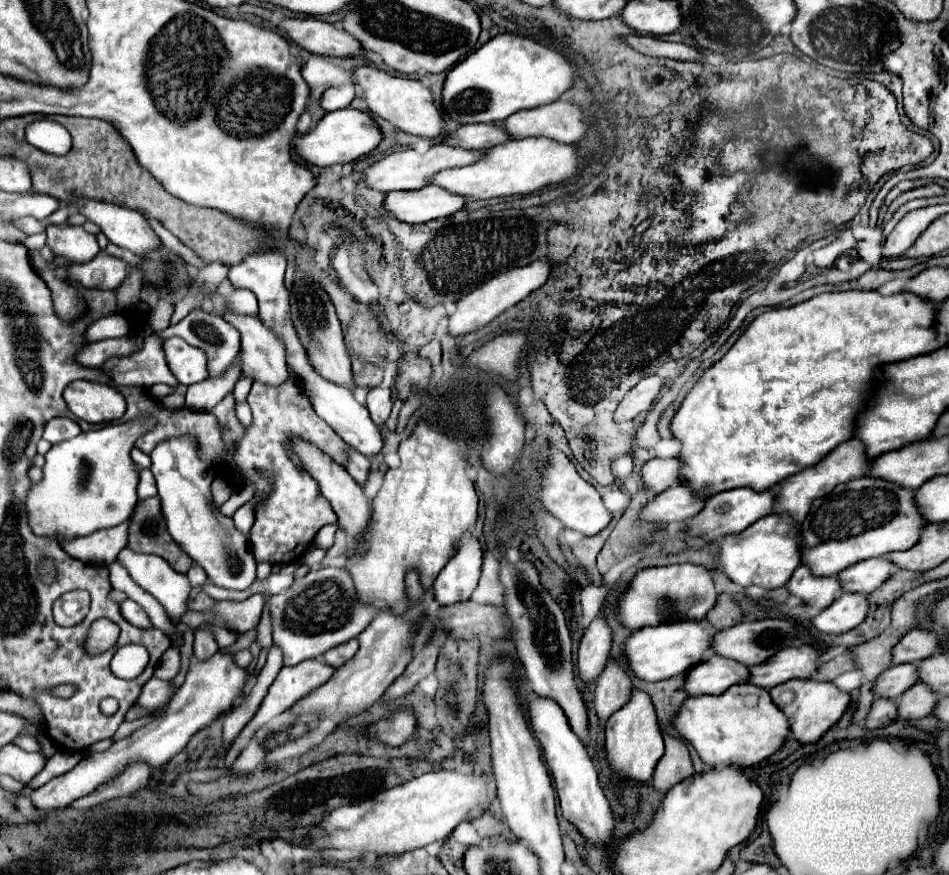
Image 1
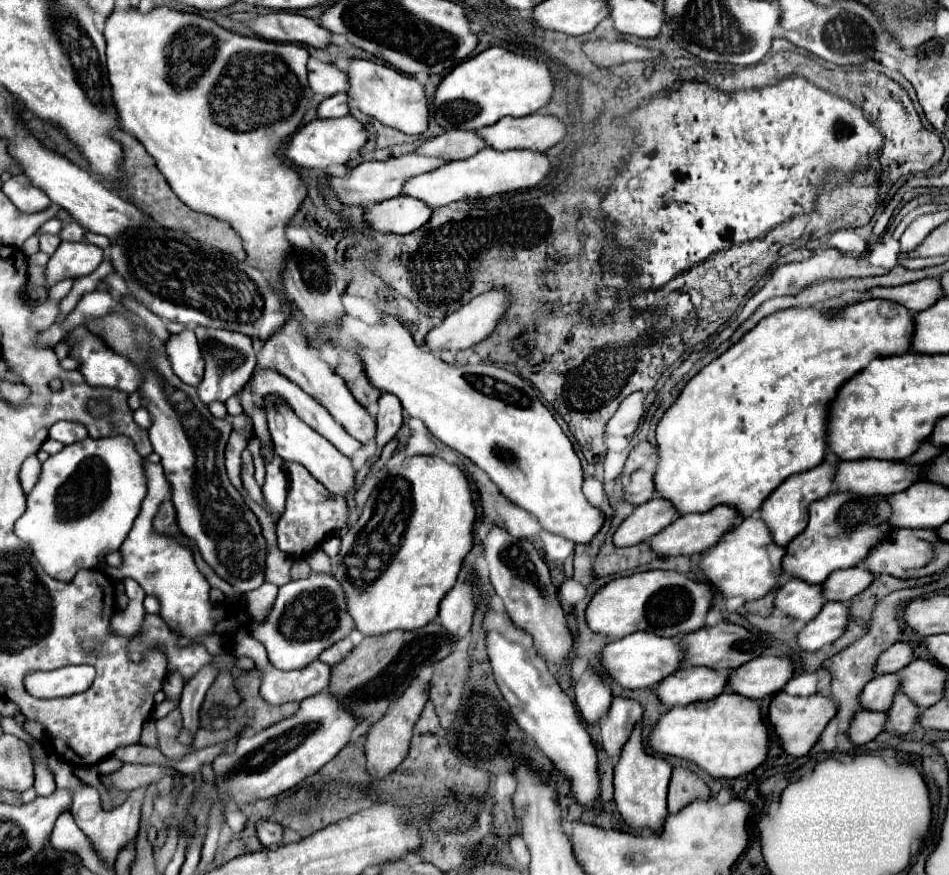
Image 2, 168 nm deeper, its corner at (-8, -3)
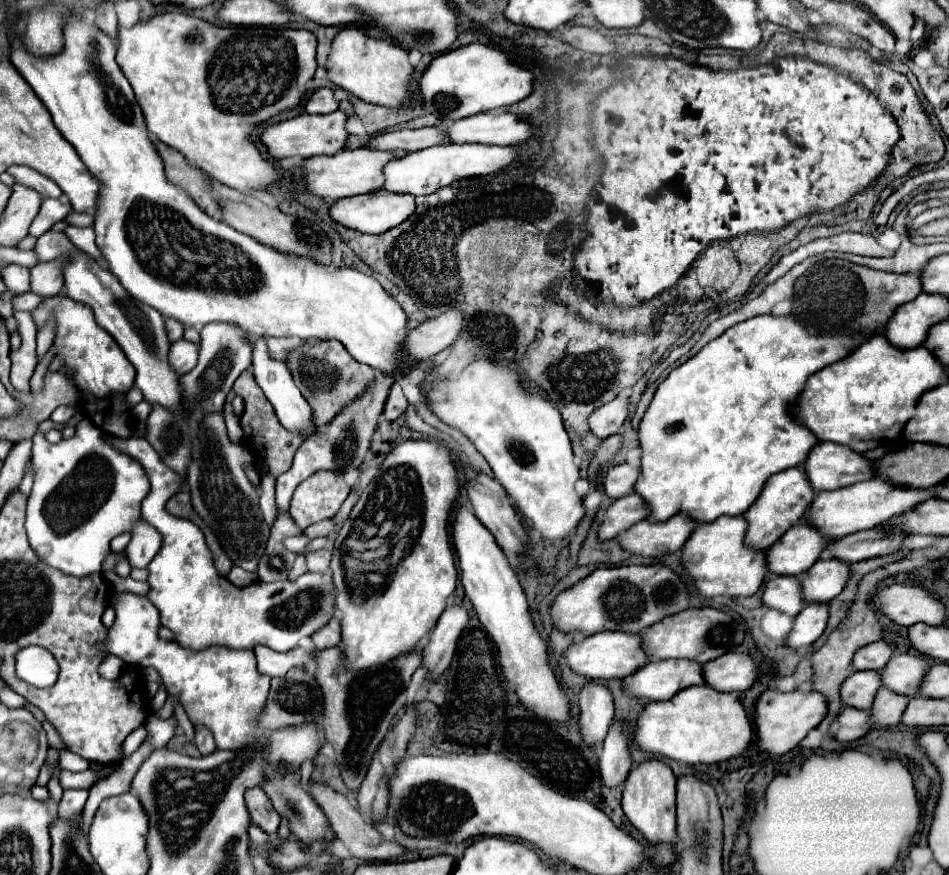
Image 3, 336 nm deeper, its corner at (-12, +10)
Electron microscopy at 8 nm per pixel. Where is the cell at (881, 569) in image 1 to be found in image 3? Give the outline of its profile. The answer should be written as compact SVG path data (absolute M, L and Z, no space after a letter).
M828 558L828 560L816 560L812 568L802 572L798 576L802 584L802 602L804 606L818 602L826 604L832 600L832 596L838 596L848 580L848 564Z

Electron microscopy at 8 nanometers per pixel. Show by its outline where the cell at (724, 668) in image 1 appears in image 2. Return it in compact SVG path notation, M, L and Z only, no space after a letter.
M684 667L678 673L674 673L672 677L666 677L664 681L660 681L660 685L656 687L656 693L658 693L660 701L664 701L668 707L678 707L678 705L694 703L694 701L710 701L716 695L724 693L726 687L728 687L726 671L704 669L704 667Z

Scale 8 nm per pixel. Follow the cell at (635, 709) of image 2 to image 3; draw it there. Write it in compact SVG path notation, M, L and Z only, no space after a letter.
M614 722L600 752L600 774L606 786L622 786L632 768L632 758L628 750L630 732L624 730L622 722Z

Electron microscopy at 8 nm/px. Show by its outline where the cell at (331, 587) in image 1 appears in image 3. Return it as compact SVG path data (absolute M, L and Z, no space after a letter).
M104 436L116 450L134 458L150 480L150 492L142 500L142 516L160 530L164 544L148 564L148 594L146 598L158 608L160 624L174 632L174 642L190 650L206 650L210 646L226 646L232 650L254 650L258 644L272 650L288 652L306 636L328 624L334 612L334 586L322 574L306 572L290 582L254 582L246 588L234 586L220 576L212 564L212 554L204 534L196 524L166 512L166 500L180 490L180 478L172 472L146 438Z

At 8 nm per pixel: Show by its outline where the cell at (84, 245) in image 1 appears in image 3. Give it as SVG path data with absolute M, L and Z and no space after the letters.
M54 260L48 264L36 264L30 270L30 292L40 296L56 296L64 288L64 278L60 268L64 268L64 260Z

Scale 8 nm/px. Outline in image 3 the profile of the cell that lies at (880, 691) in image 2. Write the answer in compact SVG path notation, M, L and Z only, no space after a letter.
M854 672L840 686L840 698L844 706L868 710L872 706L872 696L880 688L880 672Z

